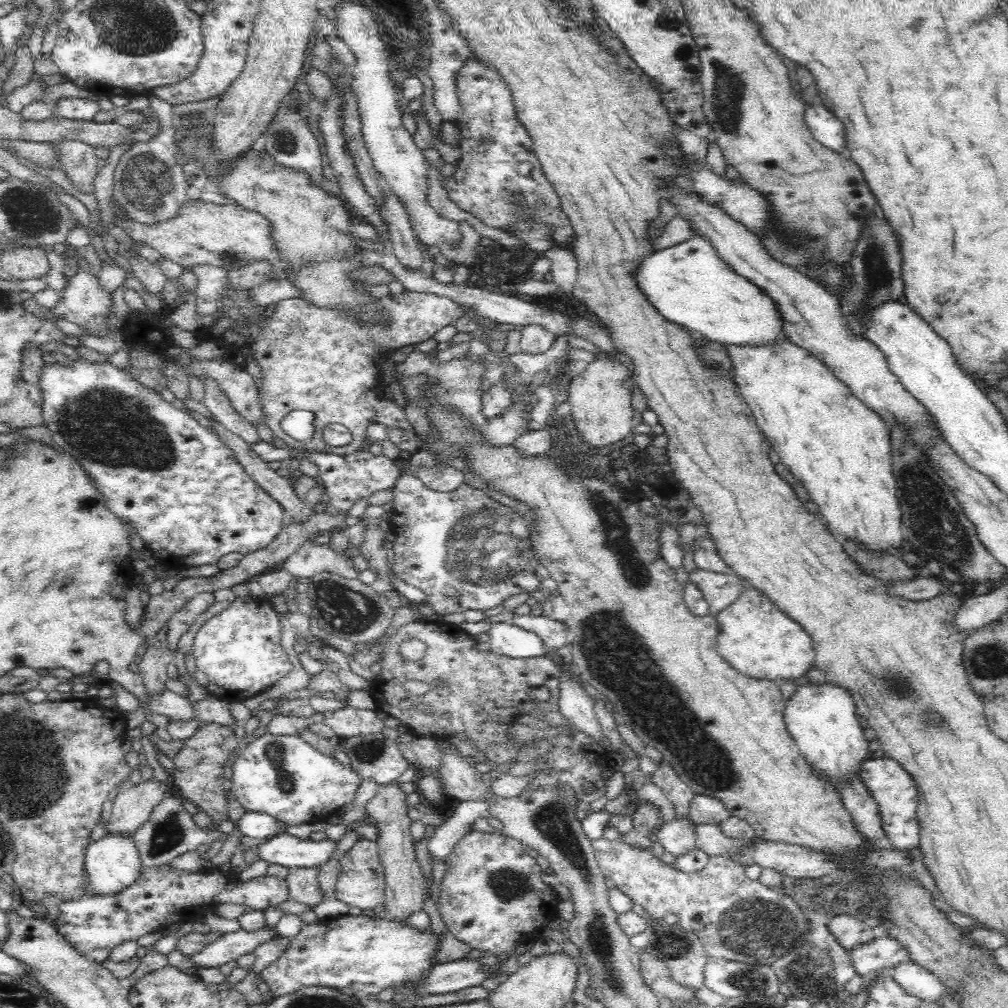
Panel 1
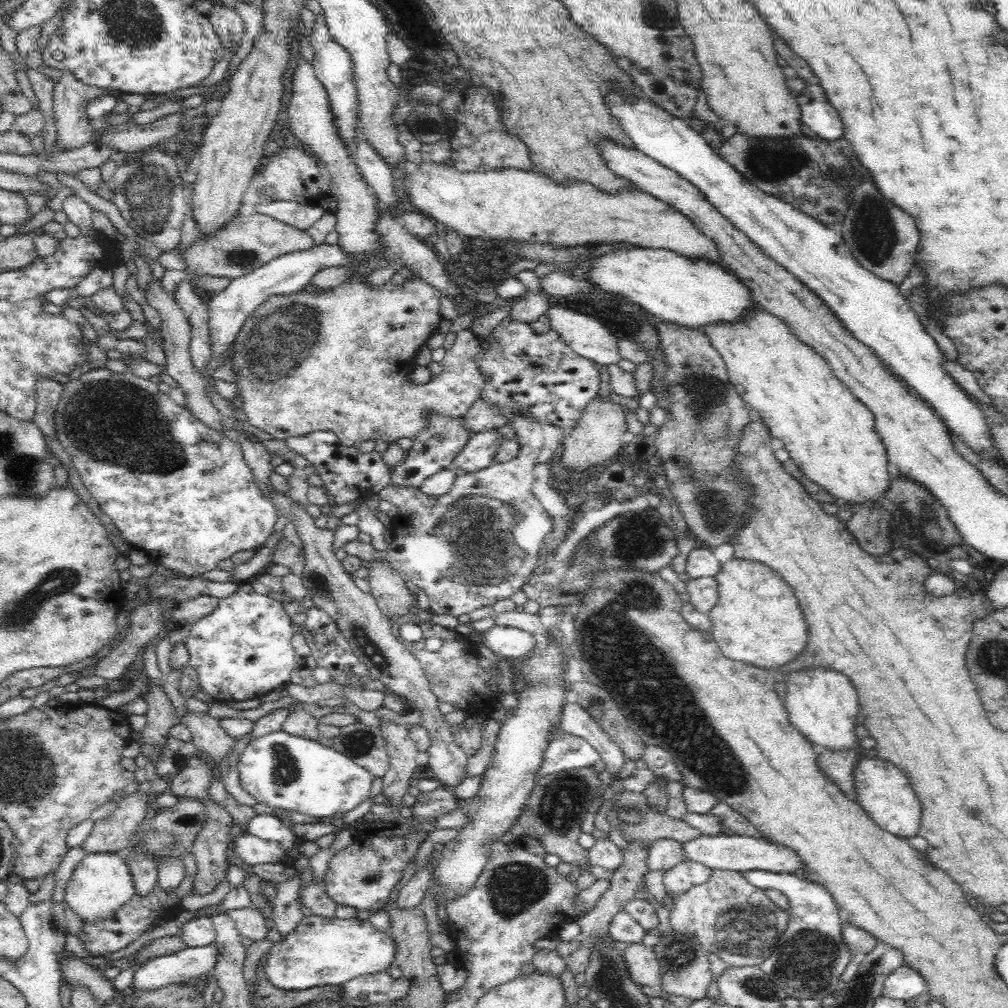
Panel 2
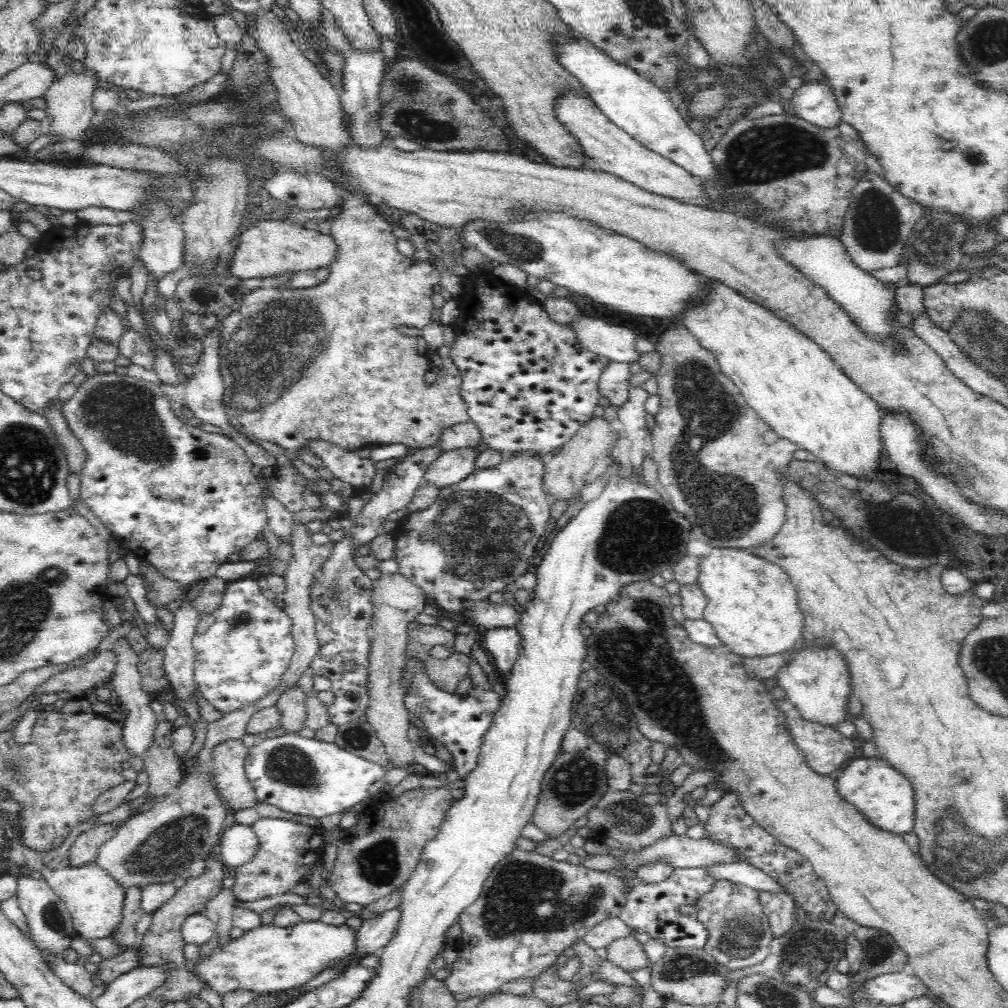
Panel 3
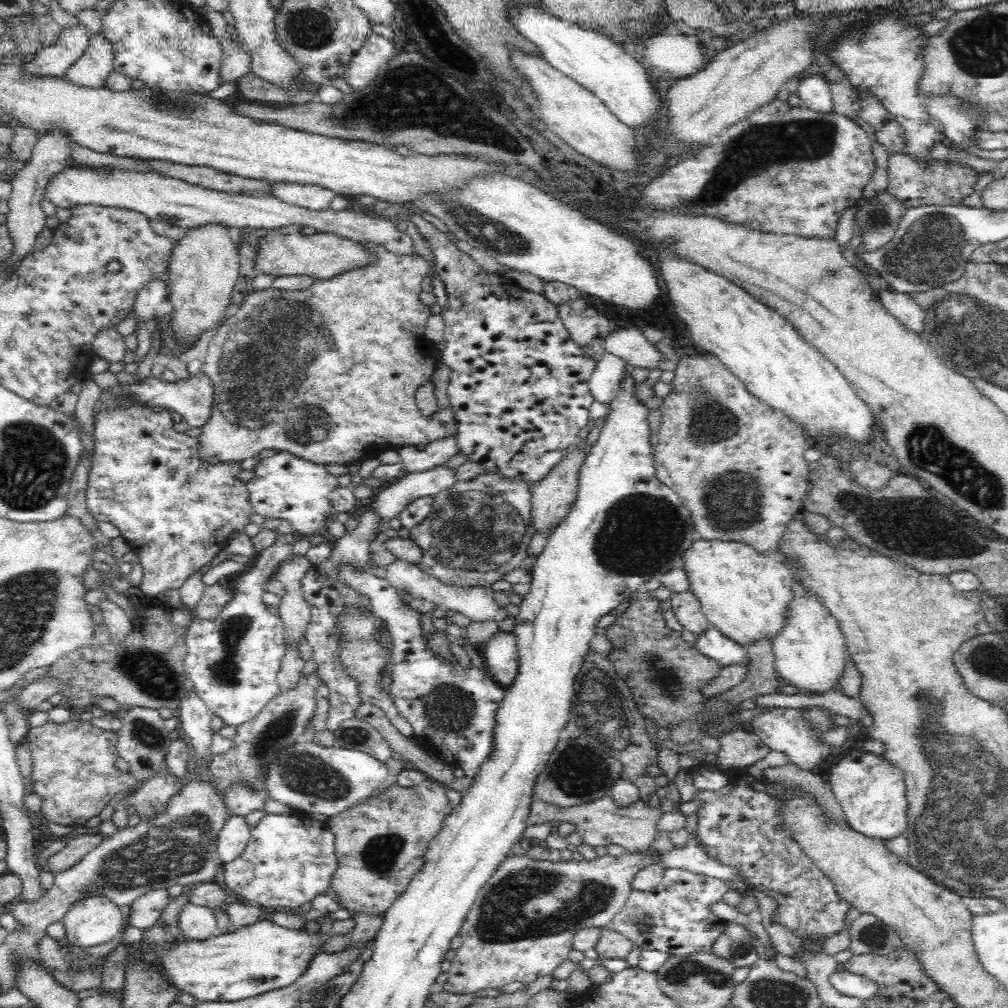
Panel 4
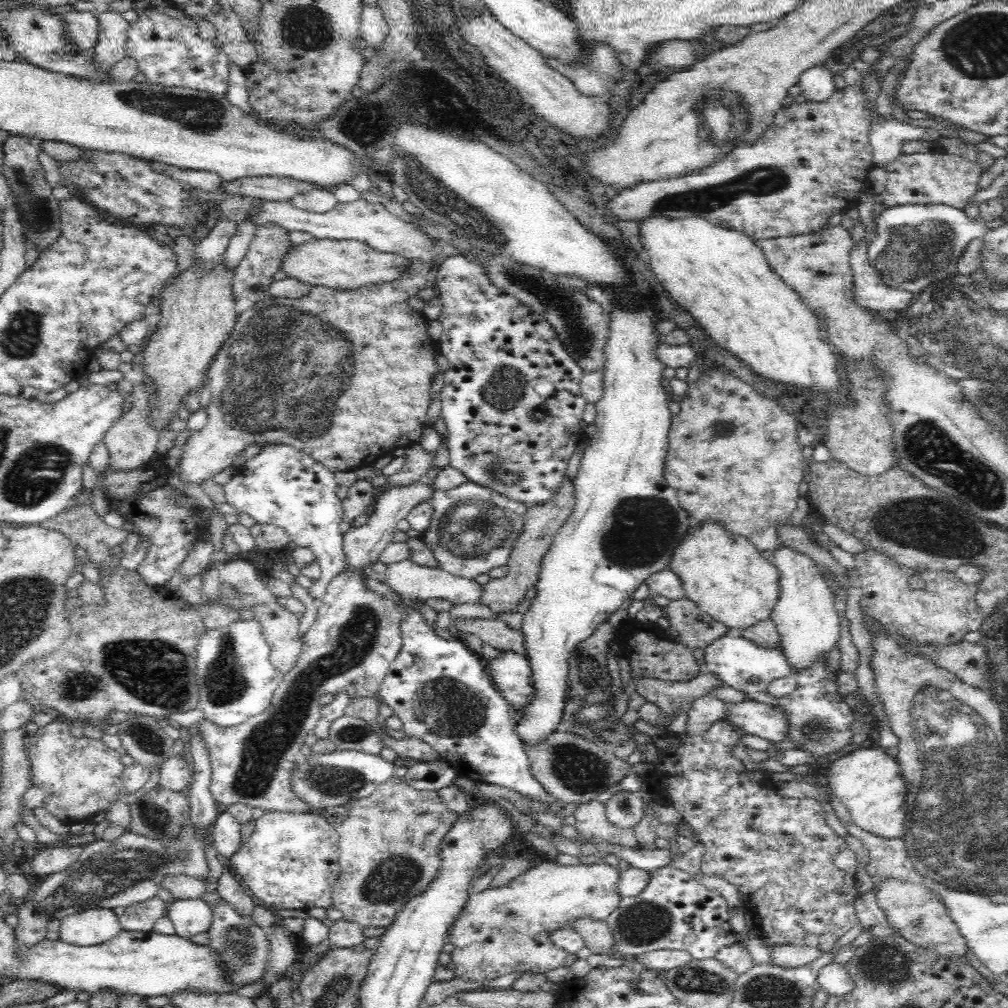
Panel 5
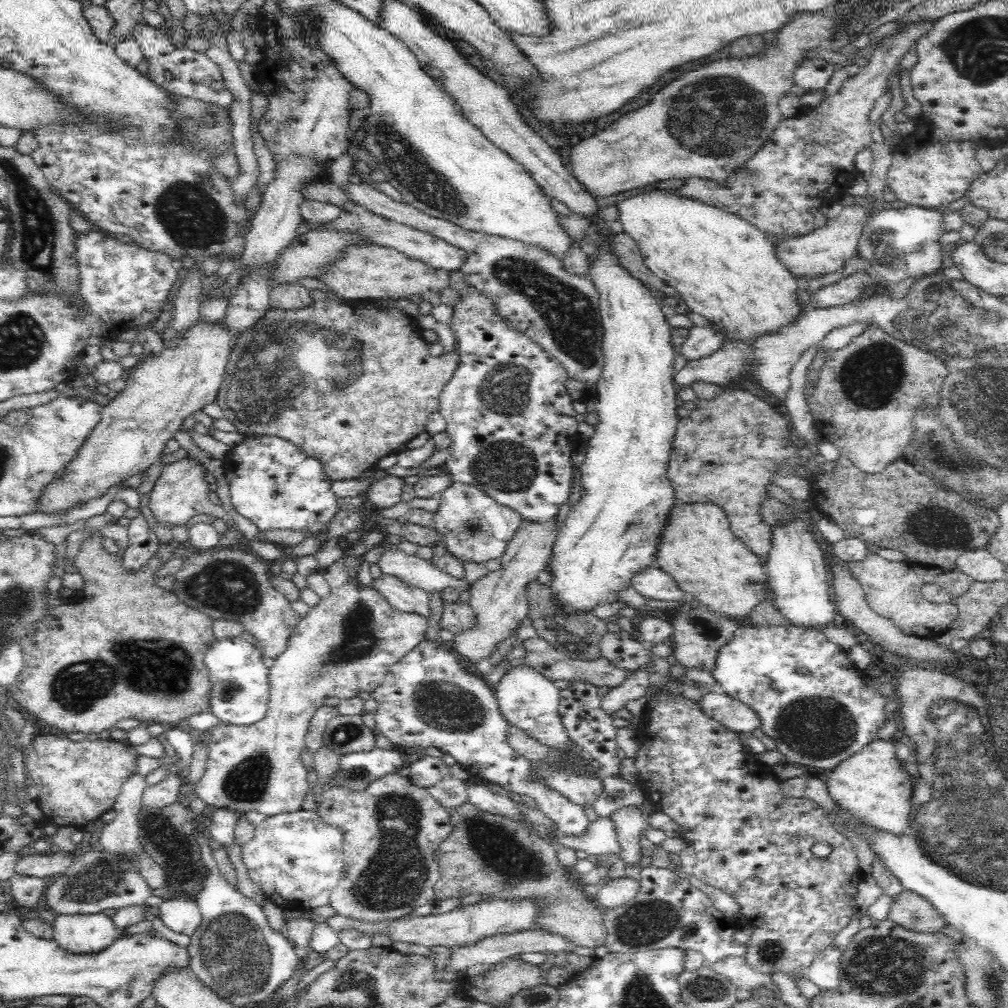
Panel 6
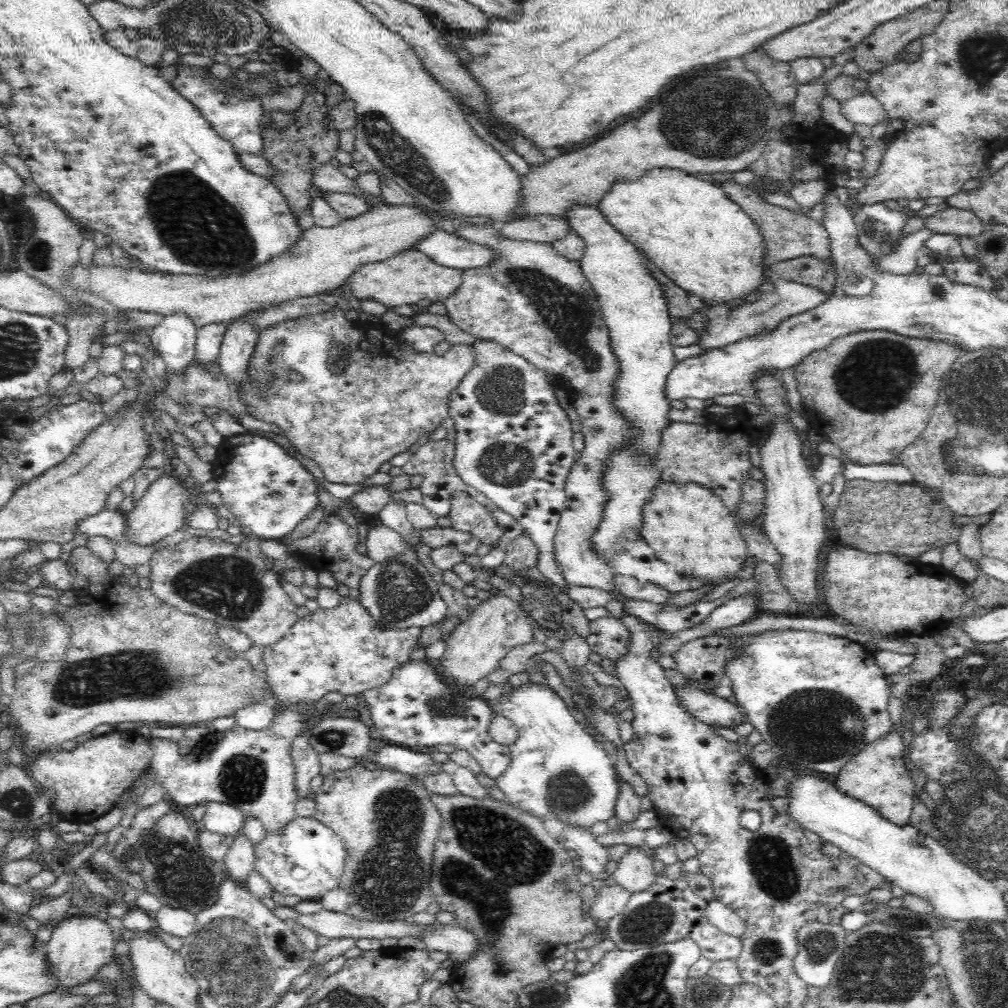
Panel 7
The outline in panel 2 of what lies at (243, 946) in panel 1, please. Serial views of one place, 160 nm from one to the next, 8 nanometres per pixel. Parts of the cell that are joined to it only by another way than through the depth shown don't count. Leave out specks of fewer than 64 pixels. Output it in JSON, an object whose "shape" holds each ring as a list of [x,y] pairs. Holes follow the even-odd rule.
{"shape":[[[216,945],[184,948],[174,954],[158,956],[140,966],[130,986],[134,992],[160,990],[170,984],[186,983],[190,979],[203,977],[212,970],[218,951]]]}

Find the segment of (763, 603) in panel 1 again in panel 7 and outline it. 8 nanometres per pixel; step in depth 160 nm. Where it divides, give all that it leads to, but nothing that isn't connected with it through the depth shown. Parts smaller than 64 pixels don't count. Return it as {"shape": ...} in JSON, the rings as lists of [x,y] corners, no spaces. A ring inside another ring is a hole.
{"shape":[[[657,480],[652,496],[641,506],[641,516],[642,528],[639,532],[641,538],[644,538],[652,547],[657,557],[672,563],[678,572],[691,576],[692,580],[700,580],[710,588],[713,585],[732,582],[738,578],[738,572],[744,568],[742,564],[748,552],[740,524],[730,512],[728,505],[703,484],[696,483],[696,481],[676,483],[676,481]]]}

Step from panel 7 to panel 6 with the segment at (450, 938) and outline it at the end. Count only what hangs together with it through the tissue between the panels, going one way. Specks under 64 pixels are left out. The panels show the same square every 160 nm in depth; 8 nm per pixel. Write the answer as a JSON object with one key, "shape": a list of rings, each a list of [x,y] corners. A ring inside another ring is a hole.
{"shape":[[[535,929],[520,931],[520,932],[508,932],[506,934],[490,934],[480,938],[478,942],[470,942],[470,944],[456,944],[456,946],[450,946],[447,951],[450,951],[450,960],[447,961],[448,966],[458,972],[458,970],[466,970],[470,966],[476,966],[476,964],[496,964],[501,960],[507,959],[515,954],[524,953],[560,953],[569,951],[572,953],[576,946],[572,945],[570,941],[566,941],[560,936],[552,936],[546,932],[536,931]]]}

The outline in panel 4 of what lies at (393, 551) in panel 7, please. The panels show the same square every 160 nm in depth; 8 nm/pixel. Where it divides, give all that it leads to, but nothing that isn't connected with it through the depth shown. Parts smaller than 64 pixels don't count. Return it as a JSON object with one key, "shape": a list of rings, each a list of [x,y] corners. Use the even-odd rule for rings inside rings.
{"shape":[[[396,560],[392,564],[385,567],[387,575],[386,579],[399,592],[405,592],[414,598],[429,599],[438,607],[443,607],[446,610],[455,610],[460,614],[465,614],[472,621],[484,622],[495,620],[500,622],[508,615],[504,607],[499,606],[494,600],[494,591],[491,587],[482,586],[458,586],[440,582],[436,577],[418,567],[418,565],[406,562],[404,560]]]}

